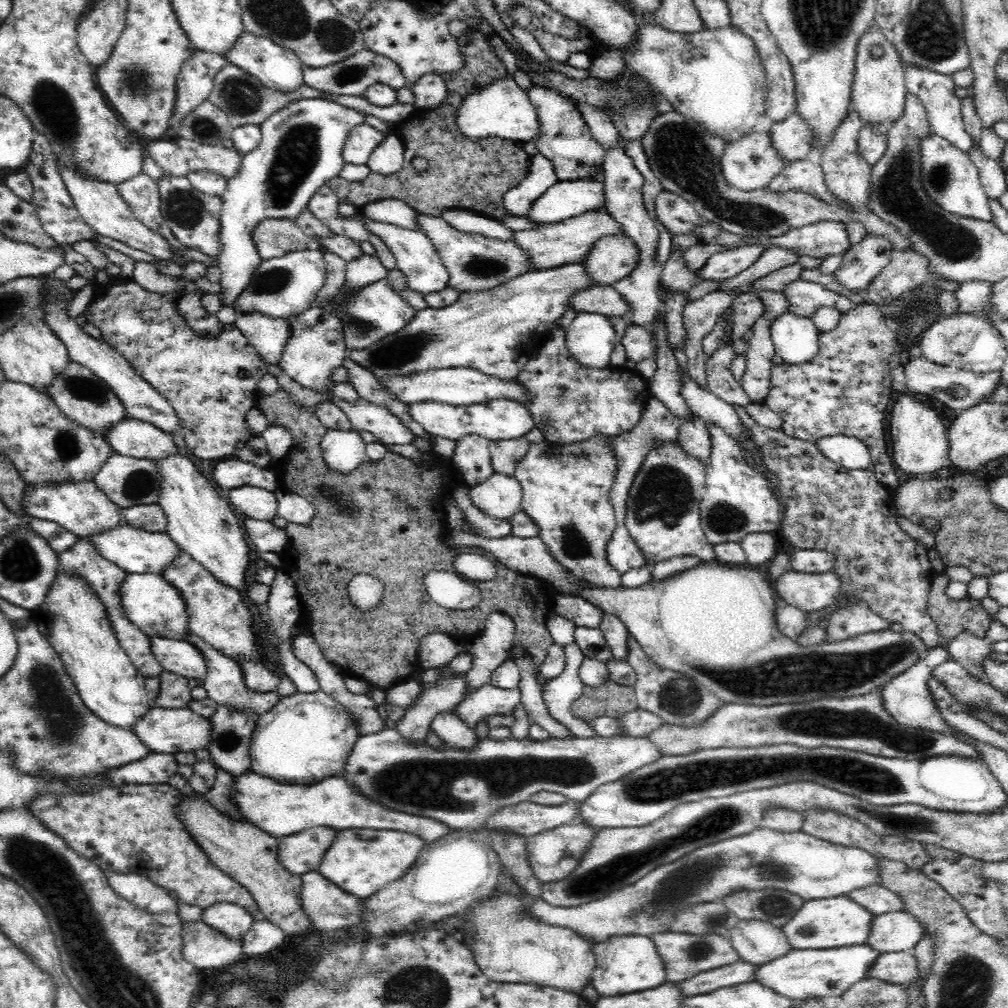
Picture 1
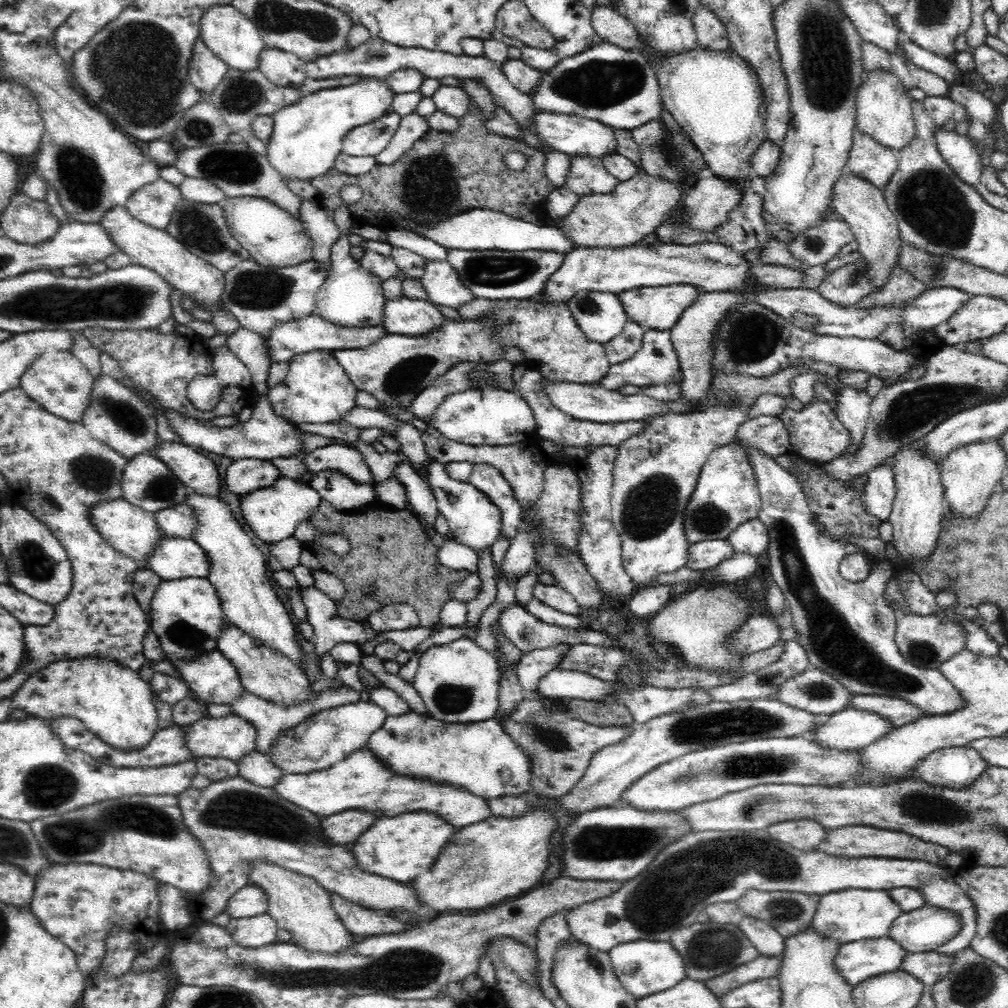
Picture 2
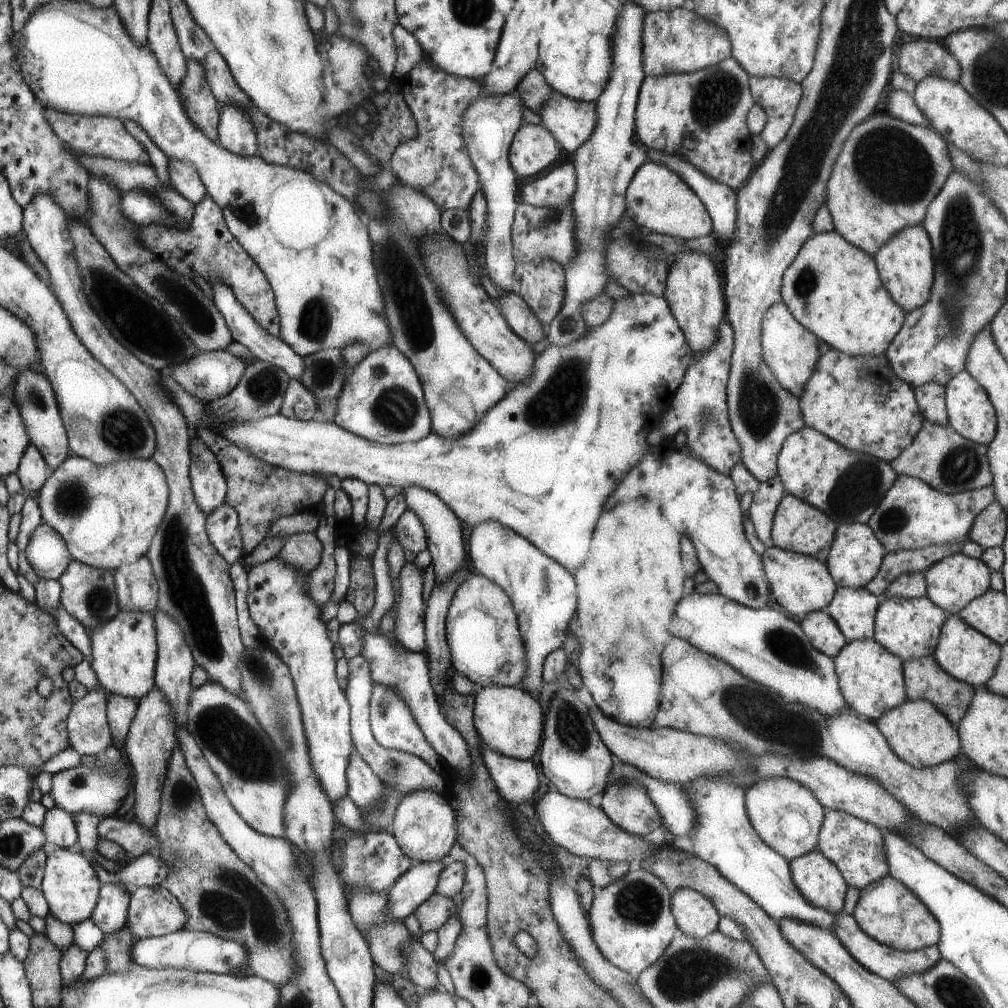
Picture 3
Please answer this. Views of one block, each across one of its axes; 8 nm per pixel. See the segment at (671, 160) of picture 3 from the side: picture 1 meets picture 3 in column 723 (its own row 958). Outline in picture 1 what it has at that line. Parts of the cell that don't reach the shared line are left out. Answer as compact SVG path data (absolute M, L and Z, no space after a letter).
M204 922L184 924L182 936L184 958L196 968L220 970L222 966L232 966L244 958L244 940L224 936Z

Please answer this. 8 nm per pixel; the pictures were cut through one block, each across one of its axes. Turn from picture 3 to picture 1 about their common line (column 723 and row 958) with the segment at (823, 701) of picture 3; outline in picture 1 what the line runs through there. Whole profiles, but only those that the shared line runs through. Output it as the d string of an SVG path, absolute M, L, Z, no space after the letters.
M646 936L610 938L602 944L596 944L594 954L596 954L596 970L592 976L592 980L594 980L592 988L600 994L600 998L612 998L612 996L622 996L622 994L654 990L668 982L664 958L660 958L652 938L646 938Z

